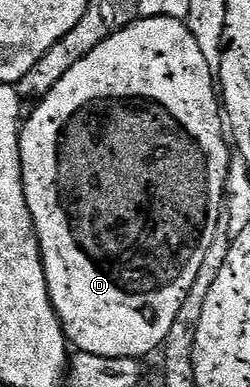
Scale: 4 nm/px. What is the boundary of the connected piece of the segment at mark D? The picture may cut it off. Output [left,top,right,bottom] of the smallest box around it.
[18,16,226,358]

